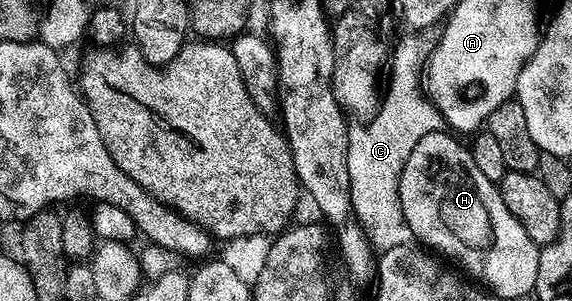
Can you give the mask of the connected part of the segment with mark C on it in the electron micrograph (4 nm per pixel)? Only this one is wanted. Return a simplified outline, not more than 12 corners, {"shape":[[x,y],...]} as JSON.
{"shape":[[394,58],[350,126],[350,209],[378,252],[415,241],[400,208],[412,148],[443,125],[423,59]]}

